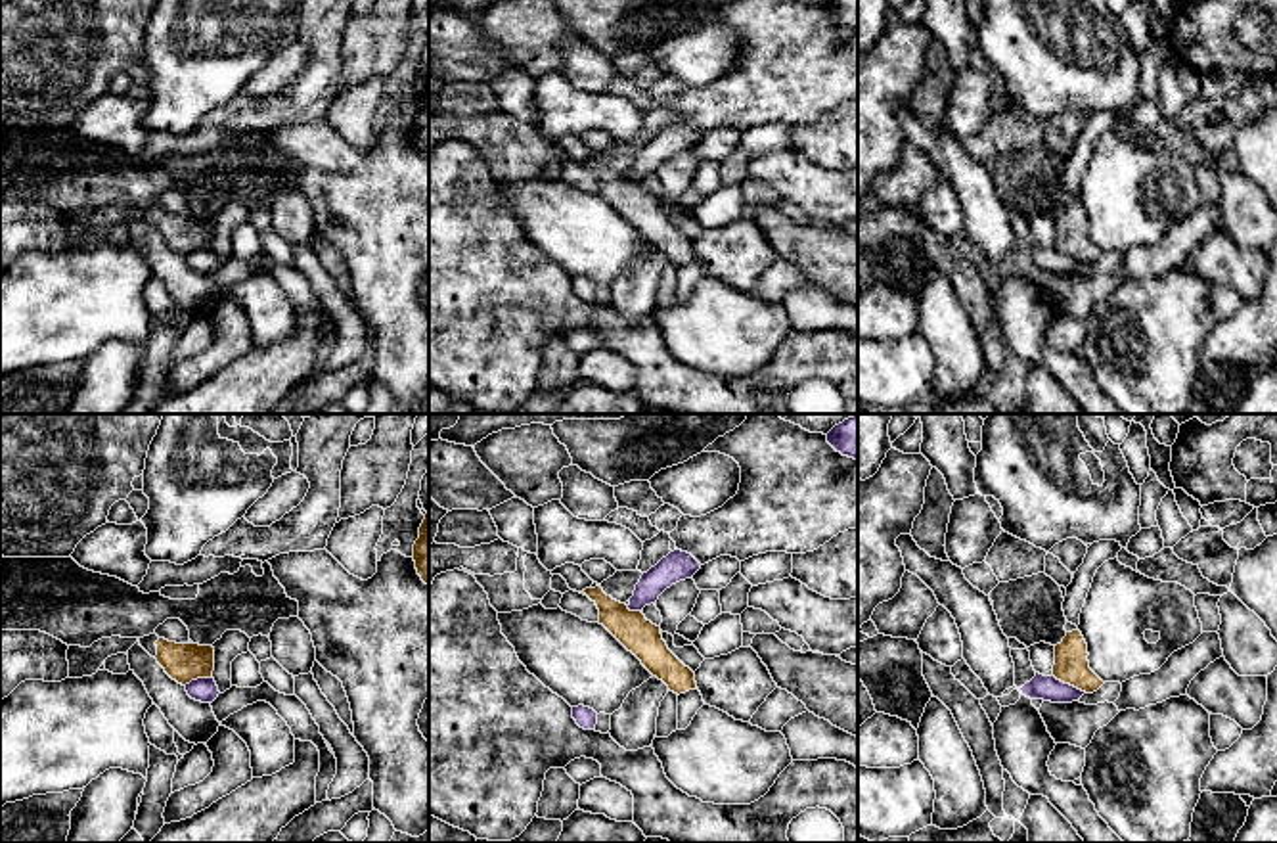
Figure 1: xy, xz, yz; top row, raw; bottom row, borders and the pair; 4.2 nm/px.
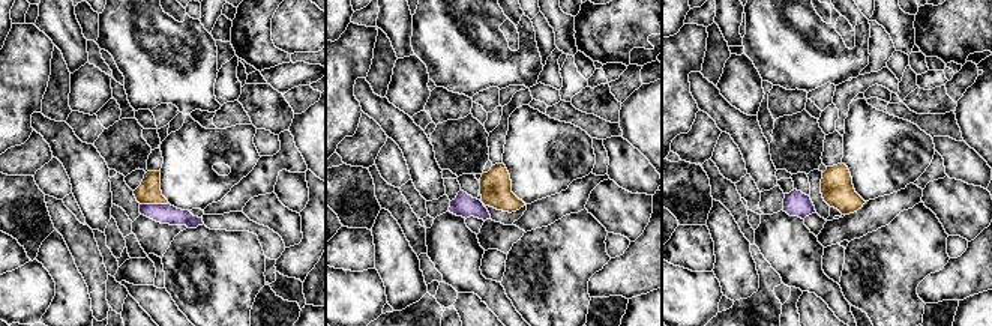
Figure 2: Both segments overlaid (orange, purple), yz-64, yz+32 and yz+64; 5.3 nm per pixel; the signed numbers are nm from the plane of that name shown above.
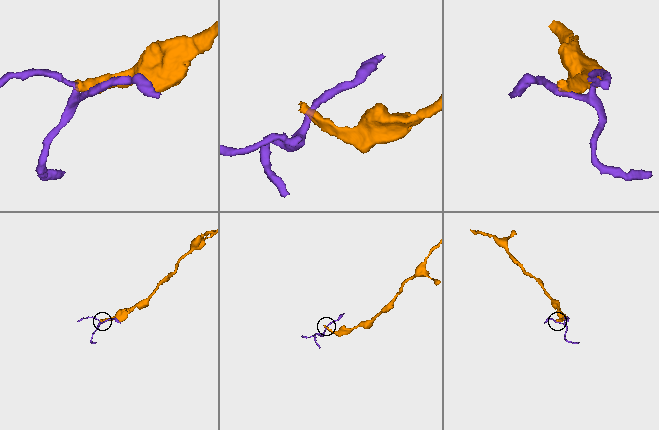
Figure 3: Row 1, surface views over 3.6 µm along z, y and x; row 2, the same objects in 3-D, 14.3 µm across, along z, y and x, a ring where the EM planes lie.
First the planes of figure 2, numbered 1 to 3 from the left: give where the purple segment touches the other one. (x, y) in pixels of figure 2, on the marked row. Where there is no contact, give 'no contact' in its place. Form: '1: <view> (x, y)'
1: yz-64 (155, 203)
2: no contact
3: no contact

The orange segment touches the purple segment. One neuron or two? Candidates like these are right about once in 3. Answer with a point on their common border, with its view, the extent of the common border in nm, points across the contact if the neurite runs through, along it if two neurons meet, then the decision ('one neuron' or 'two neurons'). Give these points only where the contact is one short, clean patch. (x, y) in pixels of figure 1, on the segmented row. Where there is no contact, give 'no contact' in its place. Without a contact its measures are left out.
contact yz (1071, 684); length 160 nm; border yz (1053, 675), (1086, 692); two neurons

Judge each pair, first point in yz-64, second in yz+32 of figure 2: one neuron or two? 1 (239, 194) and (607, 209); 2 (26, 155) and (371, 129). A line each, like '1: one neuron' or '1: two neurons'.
1: two neurons
2: one neuron

